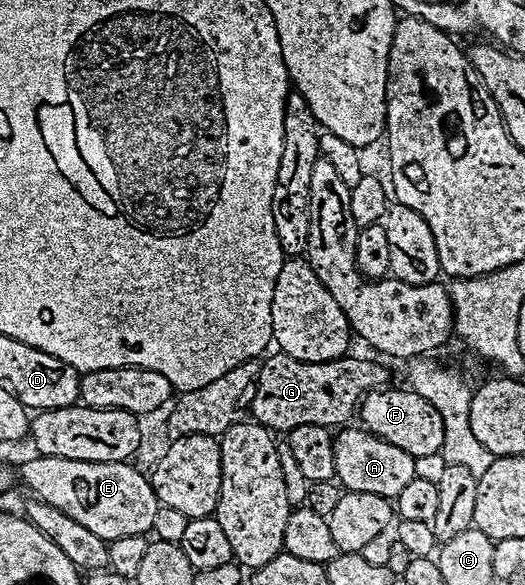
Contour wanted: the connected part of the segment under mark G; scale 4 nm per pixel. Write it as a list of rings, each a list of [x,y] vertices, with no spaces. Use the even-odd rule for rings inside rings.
[[[281,351],[271,352],[262,361],[258,383],[254,387],[254,400],[250,402],[249,412],[253,420],[271,431],[289,431],[304,427],[304,423],[345,426],[353,413],[355,416],[362,398],[373,389],[383,388],[387,384],[386,369],[381,365],[381,360],[369,361],[366,357],[354,356],[347,355],[324,363],[308,363],[292,359]]]

